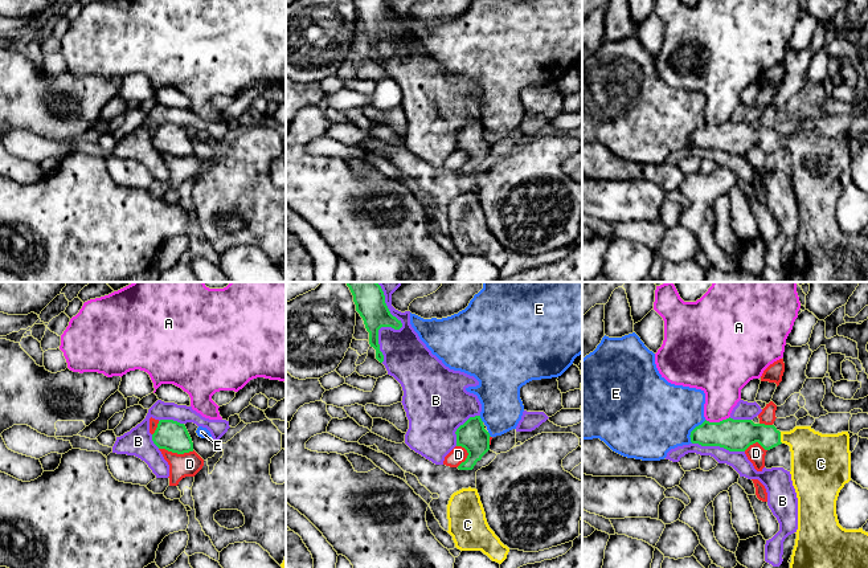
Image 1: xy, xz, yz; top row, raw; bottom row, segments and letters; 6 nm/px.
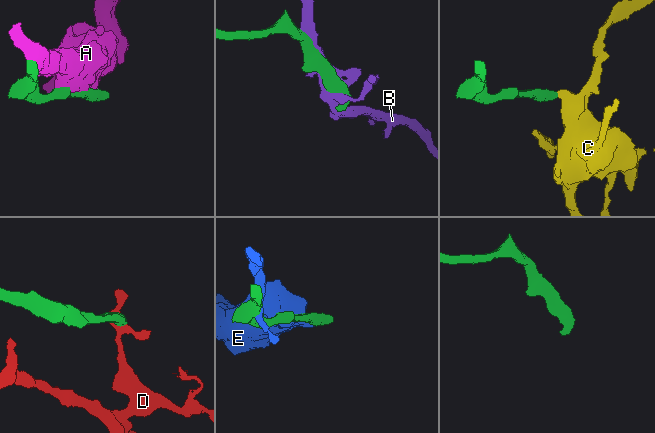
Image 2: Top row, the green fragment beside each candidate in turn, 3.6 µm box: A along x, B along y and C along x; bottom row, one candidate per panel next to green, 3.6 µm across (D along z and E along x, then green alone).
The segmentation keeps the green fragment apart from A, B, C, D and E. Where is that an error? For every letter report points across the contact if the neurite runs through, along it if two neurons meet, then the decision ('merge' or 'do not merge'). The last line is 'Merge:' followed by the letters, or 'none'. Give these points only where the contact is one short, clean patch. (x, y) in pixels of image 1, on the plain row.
A: do not merge
B: do not merge
C: runs through yz (738, 138), (780, 141), (797, 142), (815, 160); merge
D: border along xy (159, 151), (177, 156), (193, 154); do not merge
E: do not merge
Merge: C

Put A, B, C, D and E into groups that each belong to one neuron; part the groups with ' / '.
A / B / C / D / E

